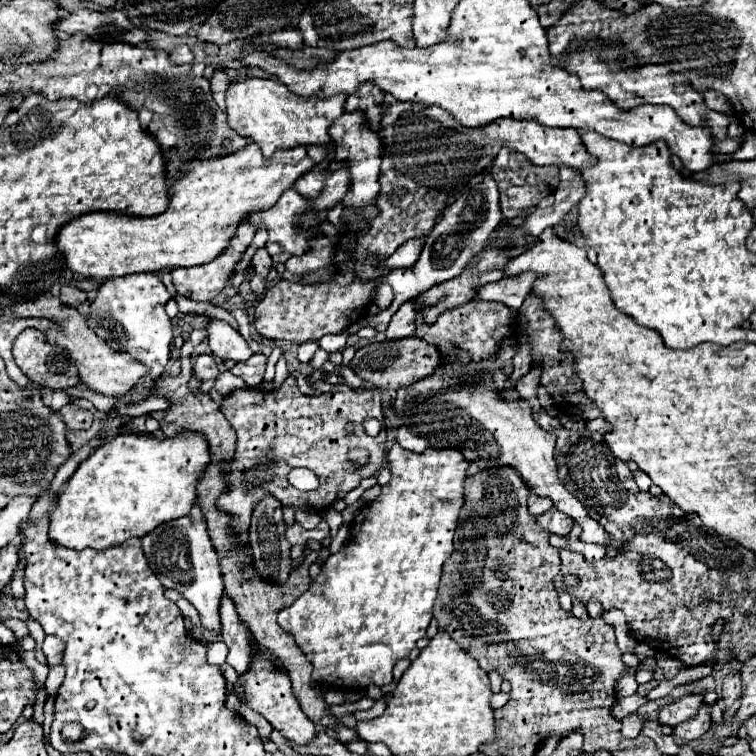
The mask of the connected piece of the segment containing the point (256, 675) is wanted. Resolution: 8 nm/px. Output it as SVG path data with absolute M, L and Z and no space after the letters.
M255 653L255 657L251 659L251 665L247 669L247 673L239 675L239 681L237 681L239 687L245 689L245 703L259 715L263 715L271 725L273 729L277 729L285 739L293 741L293 743L303 743L307 745L309 741L313 741L315 737L315 725L305 717L305 713L301 711L293 691L291 691L291 681L287 677L285 671L281 671L273 657L265 655L265 653Z

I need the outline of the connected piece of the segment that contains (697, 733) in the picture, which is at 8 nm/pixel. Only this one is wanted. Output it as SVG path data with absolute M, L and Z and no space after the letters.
M703 705L699 713L689 717L687 721L675 725L675 735L683 741L693 741L703 737L703 733L711 727L711 705Z

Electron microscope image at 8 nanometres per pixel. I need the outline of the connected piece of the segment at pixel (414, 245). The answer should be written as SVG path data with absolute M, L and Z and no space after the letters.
M425 237L417 239L417 241L407 241L405 245L401 245L387 261L385 265L389 265L389 269L397 269L397 267L413 267L417 263L417 257L421 253L425 245Z

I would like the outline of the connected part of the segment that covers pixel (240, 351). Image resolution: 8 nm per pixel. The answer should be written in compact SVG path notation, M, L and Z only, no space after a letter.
M211 319L207 325L207 339L209 339L209 349L215 357L233 359L241 363L253 355L247 341L225 321Z

